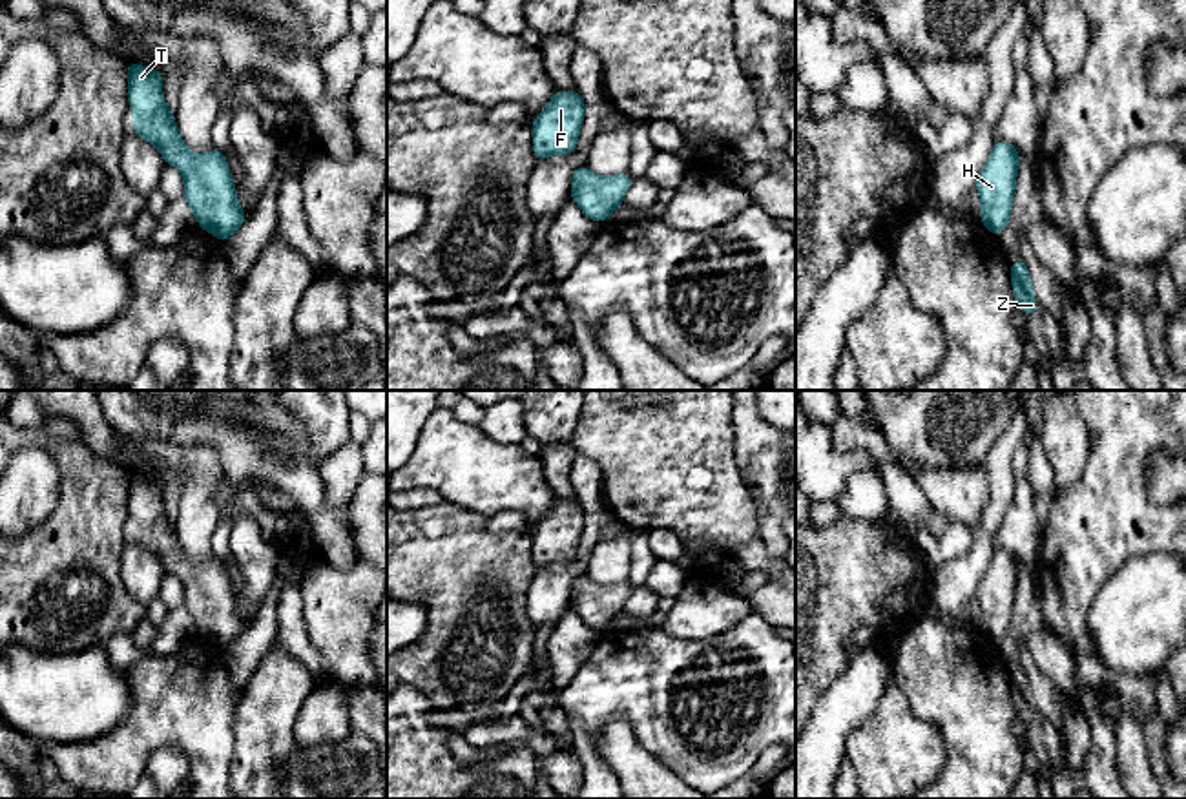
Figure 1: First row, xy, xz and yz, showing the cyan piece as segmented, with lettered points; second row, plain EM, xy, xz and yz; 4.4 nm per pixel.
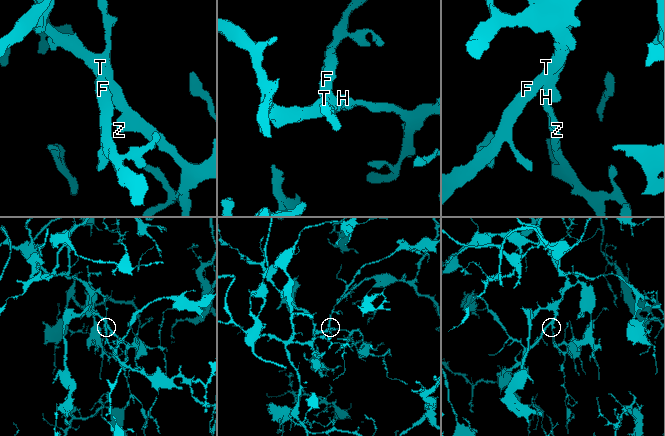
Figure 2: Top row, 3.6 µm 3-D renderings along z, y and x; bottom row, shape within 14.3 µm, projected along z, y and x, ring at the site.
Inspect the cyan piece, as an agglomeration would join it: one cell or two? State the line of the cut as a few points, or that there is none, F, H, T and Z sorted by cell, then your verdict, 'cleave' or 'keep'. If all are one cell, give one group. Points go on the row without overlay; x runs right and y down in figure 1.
no cut; F H T Z; keep

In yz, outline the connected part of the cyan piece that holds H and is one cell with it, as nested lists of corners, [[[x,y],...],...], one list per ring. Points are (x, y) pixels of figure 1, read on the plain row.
[[[998,549],[976,587],[982,607],[980,631],[998,646],[1011,626],[1020,562],[1007,549]]]

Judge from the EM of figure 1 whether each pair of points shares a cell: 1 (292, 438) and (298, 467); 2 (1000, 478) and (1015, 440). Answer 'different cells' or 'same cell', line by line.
1: same cell
2: same cell

